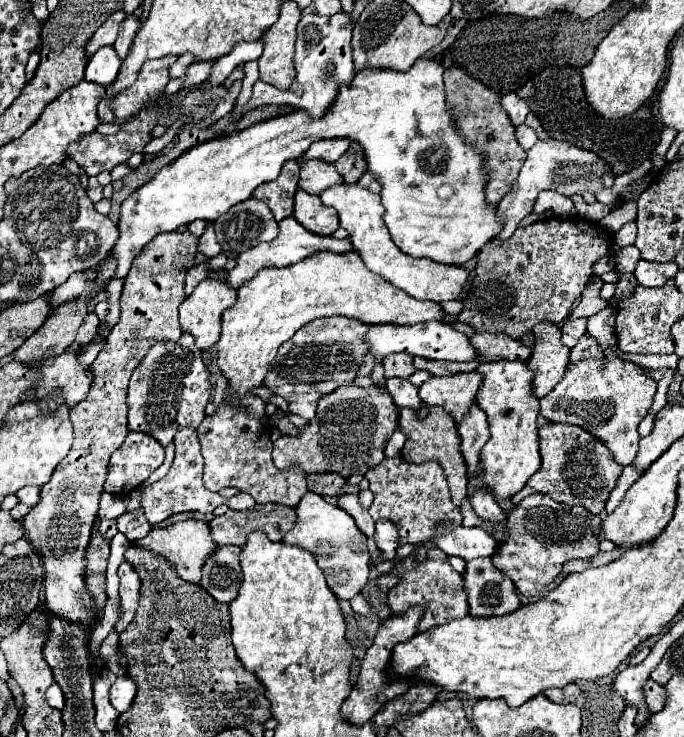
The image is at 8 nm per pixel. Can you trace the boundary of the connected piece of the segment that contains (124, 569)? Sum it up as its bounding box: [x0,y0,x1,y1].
[118,561,140,631]

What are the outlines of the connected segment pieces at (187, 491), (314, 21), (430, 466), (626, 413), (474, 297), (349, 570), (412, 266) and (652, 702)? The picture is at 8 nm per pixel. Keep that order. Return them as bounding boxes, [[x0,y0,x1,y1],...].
[[142,429,256,525],[248,11,354,119],[364,457,462,545],[540,359,656,465],[456,217,610,339],[282,491,370,599],[320,183,468,301],[644,679,666,713]]

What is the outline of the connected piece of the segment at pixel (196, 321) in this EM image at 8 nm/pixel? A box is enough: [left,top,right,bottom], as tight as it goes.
[180,279,236,351]

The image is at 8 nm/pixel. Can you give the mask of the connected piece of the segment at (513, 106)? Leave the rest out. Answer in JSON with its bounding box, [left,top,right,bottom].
[500,93,528,127]

